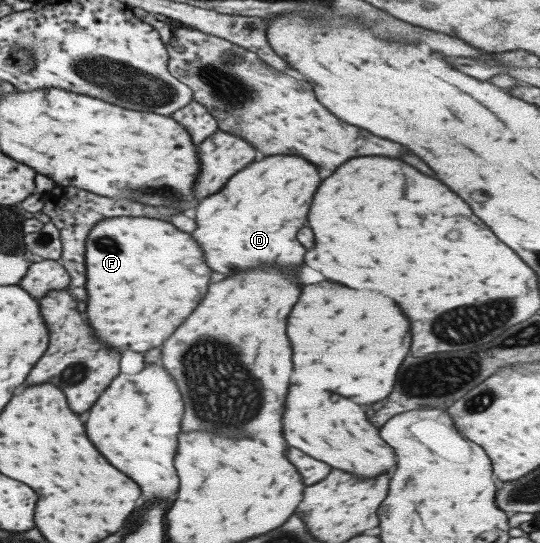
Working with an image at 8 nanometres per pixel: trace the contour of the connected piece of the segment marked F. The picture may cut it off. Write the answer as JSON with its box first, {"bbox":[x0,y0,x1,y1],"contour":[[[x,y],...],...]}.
{"bbox":[84,216,210,352],"contour":[[[141,216],[103,218],[88,231],[84,241],[85,284],[88,294],[86,320],[100,342],[116,350],[146,352],[160,346],[174,328],[196,308],[210,282],[210,270],[202,260],[202,250],[190,233],[176,230],[160,219]]]}

